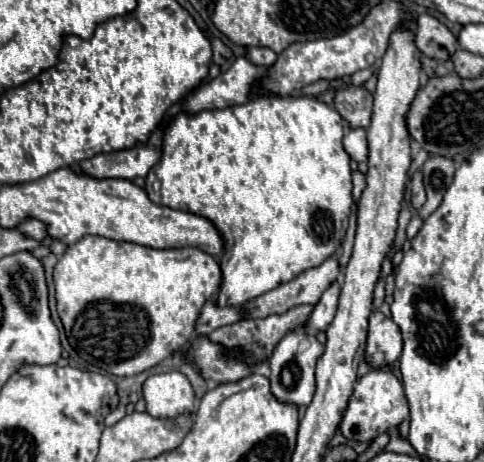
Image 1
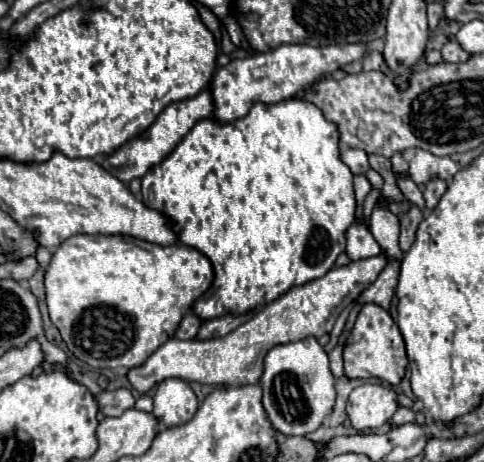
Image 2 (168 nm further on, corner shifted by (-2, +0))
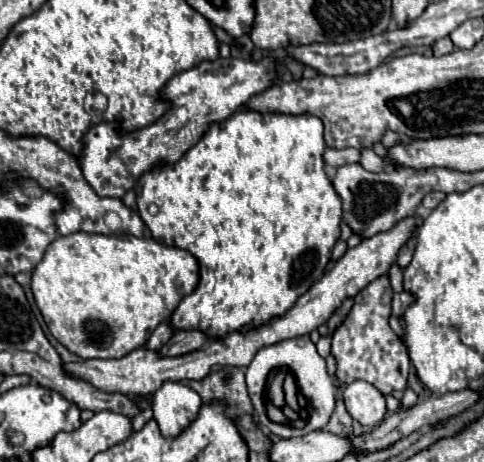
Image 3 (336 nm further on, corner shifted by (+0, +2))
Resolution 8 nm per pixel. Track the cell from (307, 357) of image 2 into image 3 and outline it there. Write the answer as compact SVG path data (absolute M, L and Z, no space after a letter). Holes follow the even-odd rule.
M308 336L288 338L288 340L282 340L282 342L260 348L258 354L254 356L254 360L250 362L248 370L246 370L246 384L248 384L248 392L250 392L250 400L254 404L254 410L258 412L260 426L264 430L268 430L270 434L280 436L280 438L294 438L294 436L302 436L302 434L308 434L308 432L314 432L314 430L322 430L328 424L328 420L334 412L334 404L336 404L334 382L330 380L330 376L326 372L324 358L316 352L316 346L312 344L312 340ZM282 366L288 366L288 370L294 374L298 390L304 394L304 398L308 402L308 406L306 406L308 420L302 422L302 424L276 424L266 414L266 384L270 382L272 372L282 368Z

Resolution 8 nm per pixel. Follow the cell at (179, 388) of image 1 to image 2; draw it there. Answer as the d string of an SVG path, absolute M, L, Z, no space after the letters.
M168 378L158 384L154 396L154 416L166 426L188 422L198 408L198 398L190 384L180 378Z

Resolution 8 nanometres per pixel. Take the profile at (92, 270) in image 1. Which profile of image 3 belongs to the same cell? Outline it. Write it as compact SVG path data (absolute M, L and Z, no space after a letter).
M74 232L74 234L68 234L68 236L58 236L48 248L46 248L46 254L42 258L42 262L32 270L32 294L34 294L34 300L42 312L42 318L50 330L50 334L64 346L68 348L72 354L88 360L88 358L122 358L126 356L128 352L136 350L136 348L142 348L146 344L146 340L150 338L152 330L160 324L160 322L166 322L174 308L180 304L180 300L184 296L188 296L190 292L194 292L198 284L198 262L196 258L186 252L186 250L180 250L180 248L172 248L172 246L164 246L156 240L152 240L150 236L144 236L144 238L136 238L132 234L88 234L88 232Z

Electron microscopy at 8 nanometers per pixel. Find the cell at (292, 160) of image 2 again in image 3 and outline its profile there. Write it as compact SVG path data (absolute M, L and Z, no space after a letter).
M238 110L226 122L214 122L210 130L192 146L176 164L156 168L152 172L146 172L138 182L136 182L136 196L138 196L138 214L142 222L148 226L152 238L164 246L176 246L182 250L188 250L200 264L200 282L192 294L182 298L174 314L170 316L170 326L174 326L174 332L182 330L202 330L208 338L224 338L228 332L242 332L254 330L262 324L268 324L272 318L278 318L286 314L294 302L306 294L322 276L332 248L340 236L340 222L342 222L342 202L332 188L326 172L324 172L324 130L322 122L316 116L302 114L302 116L286 116L286 114L258 114L252 110Z

